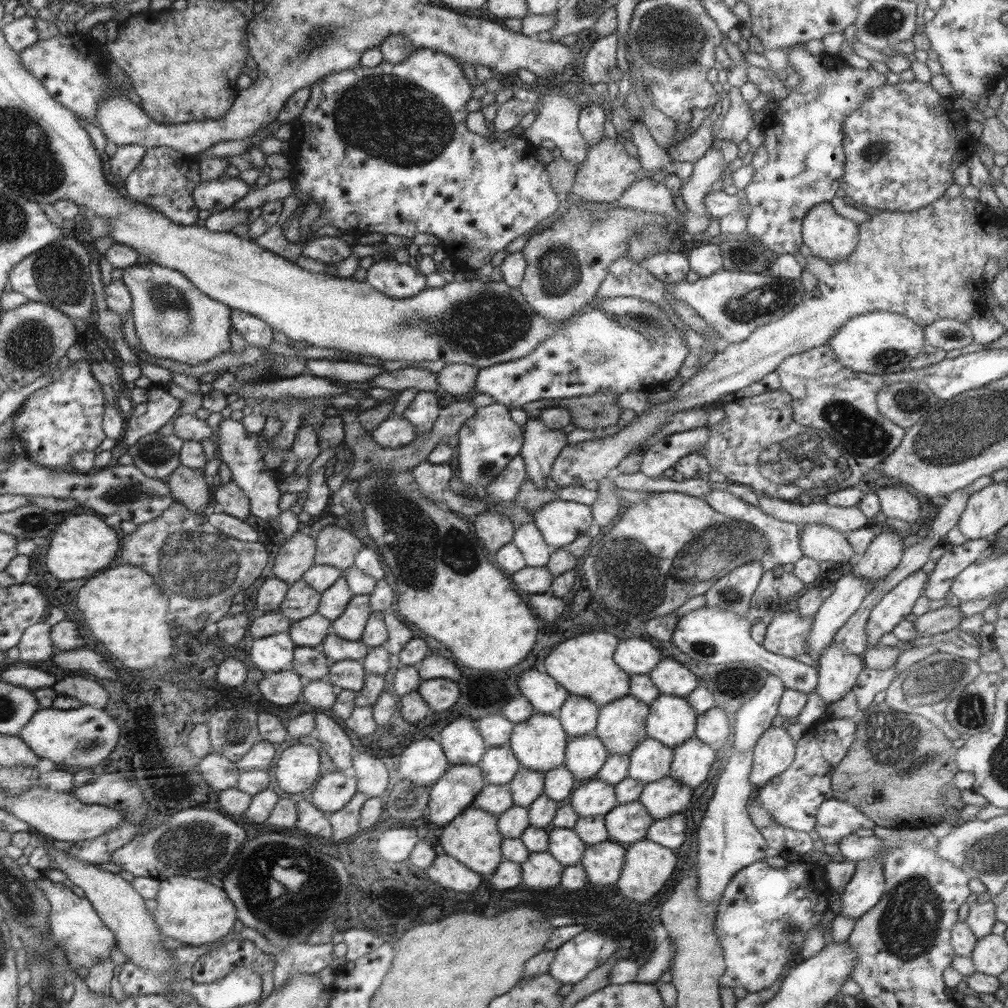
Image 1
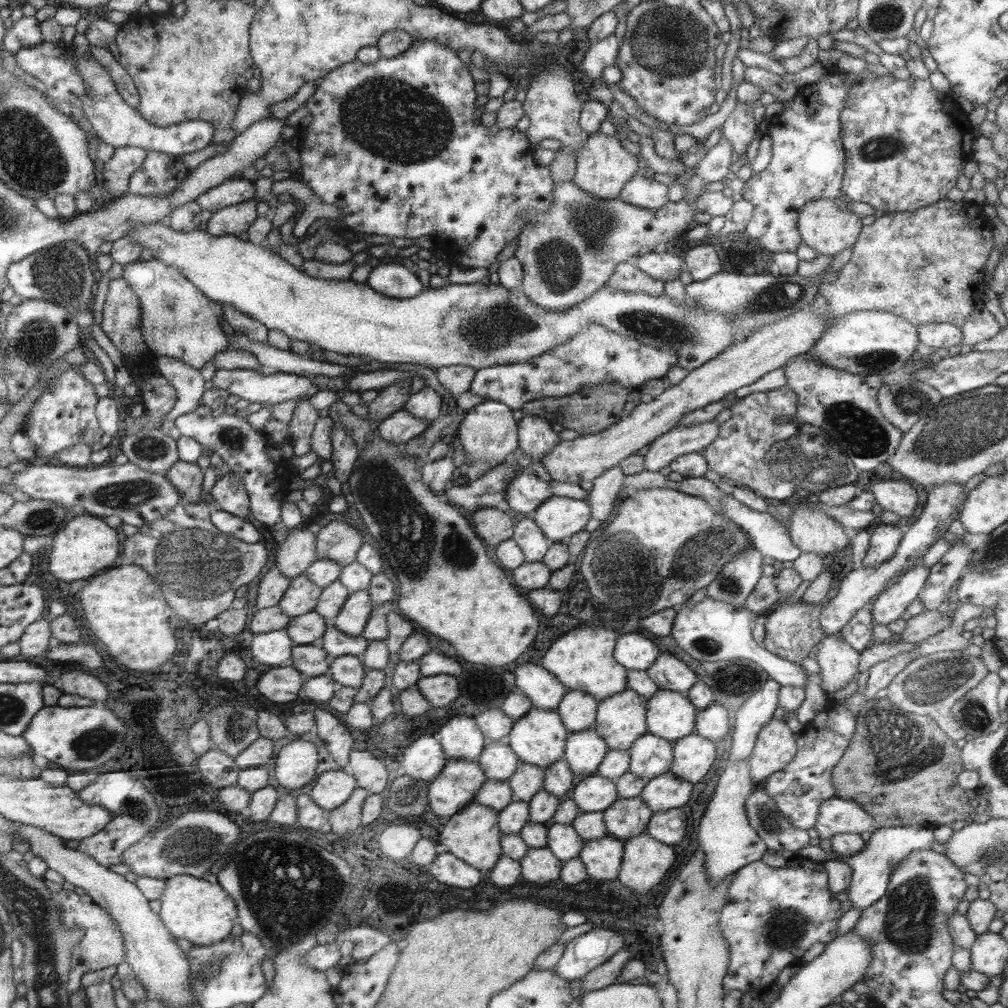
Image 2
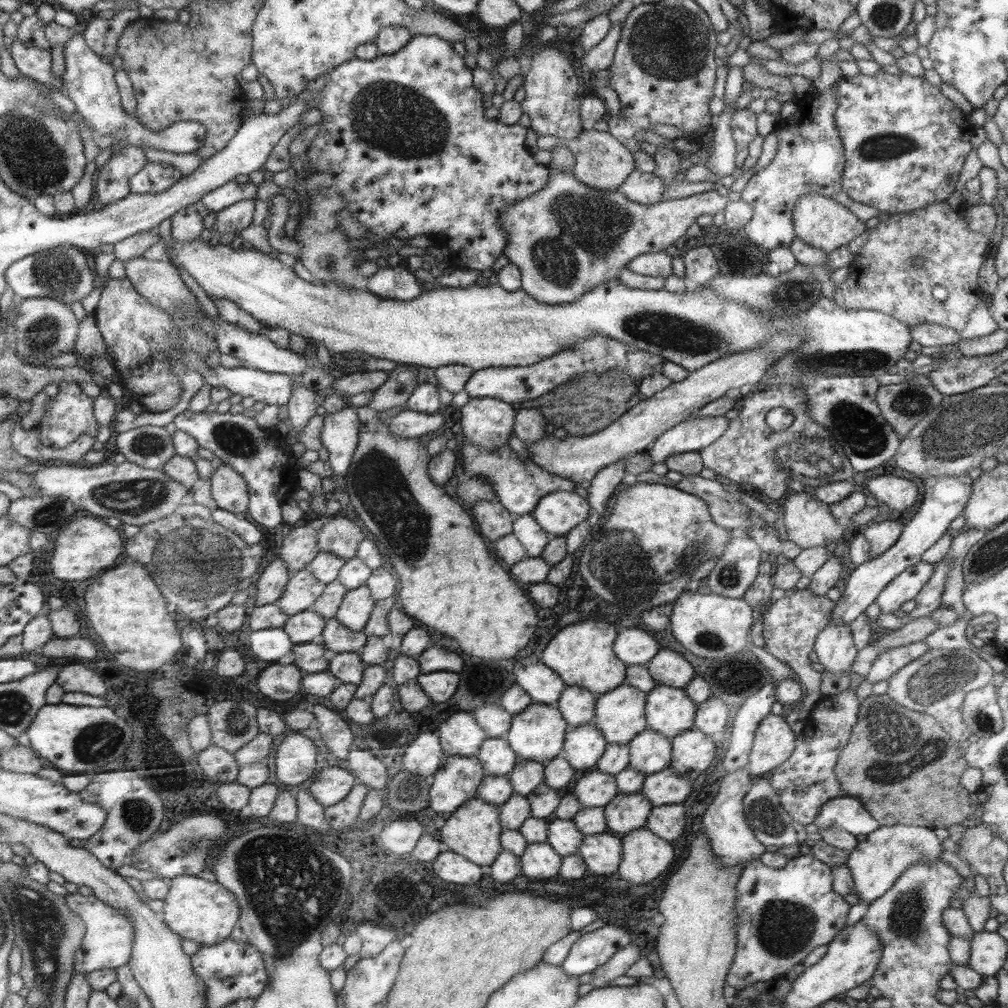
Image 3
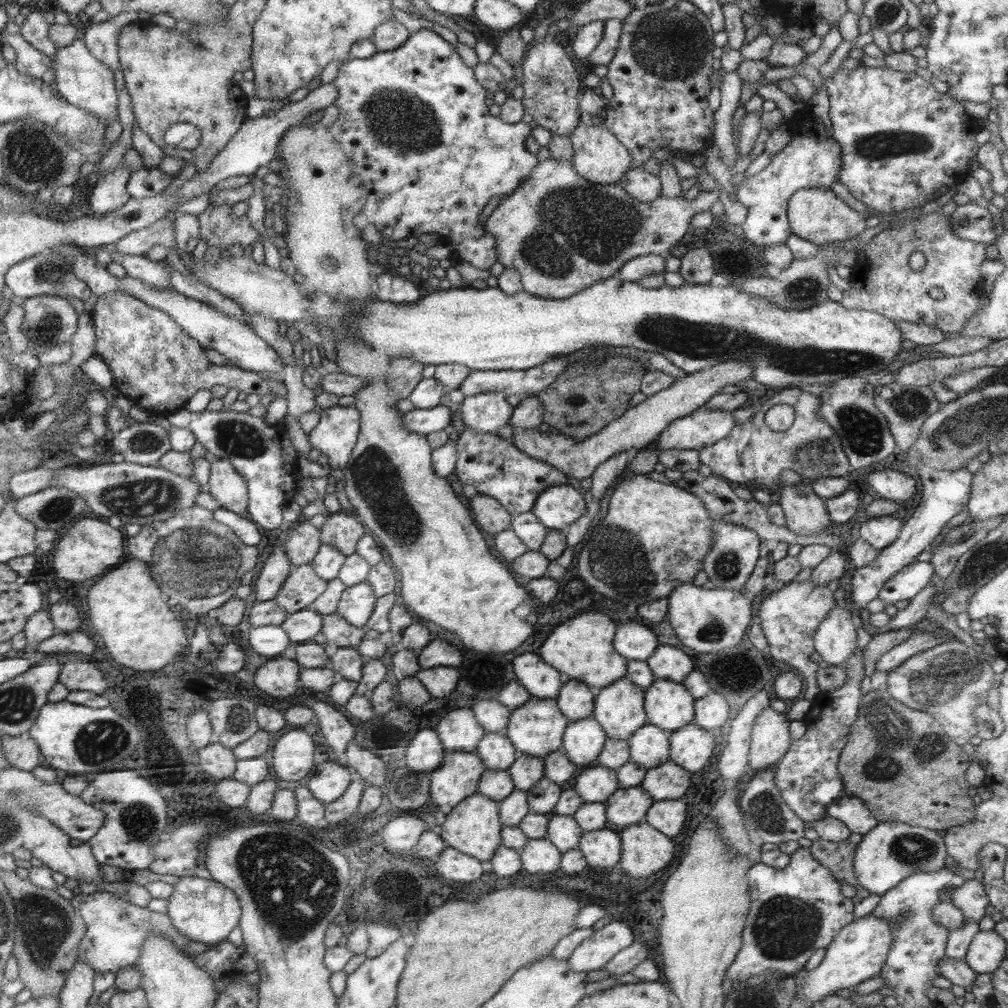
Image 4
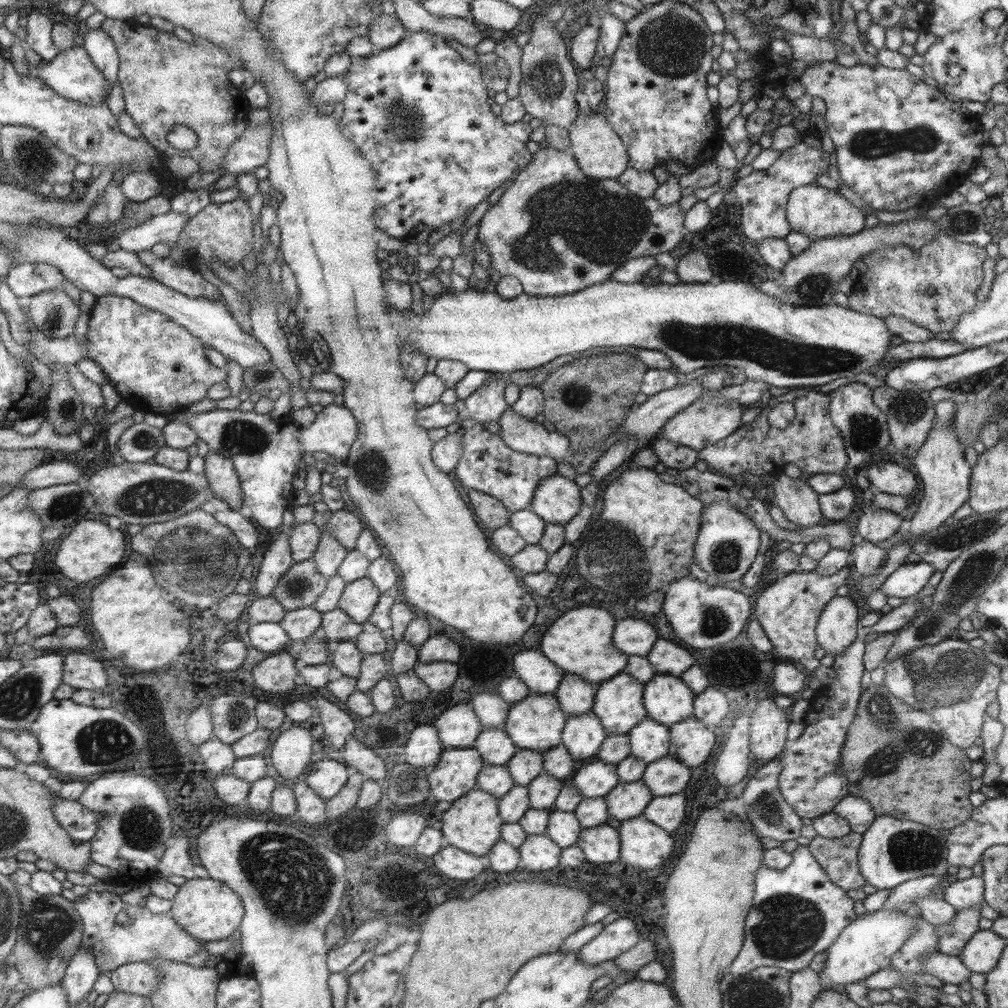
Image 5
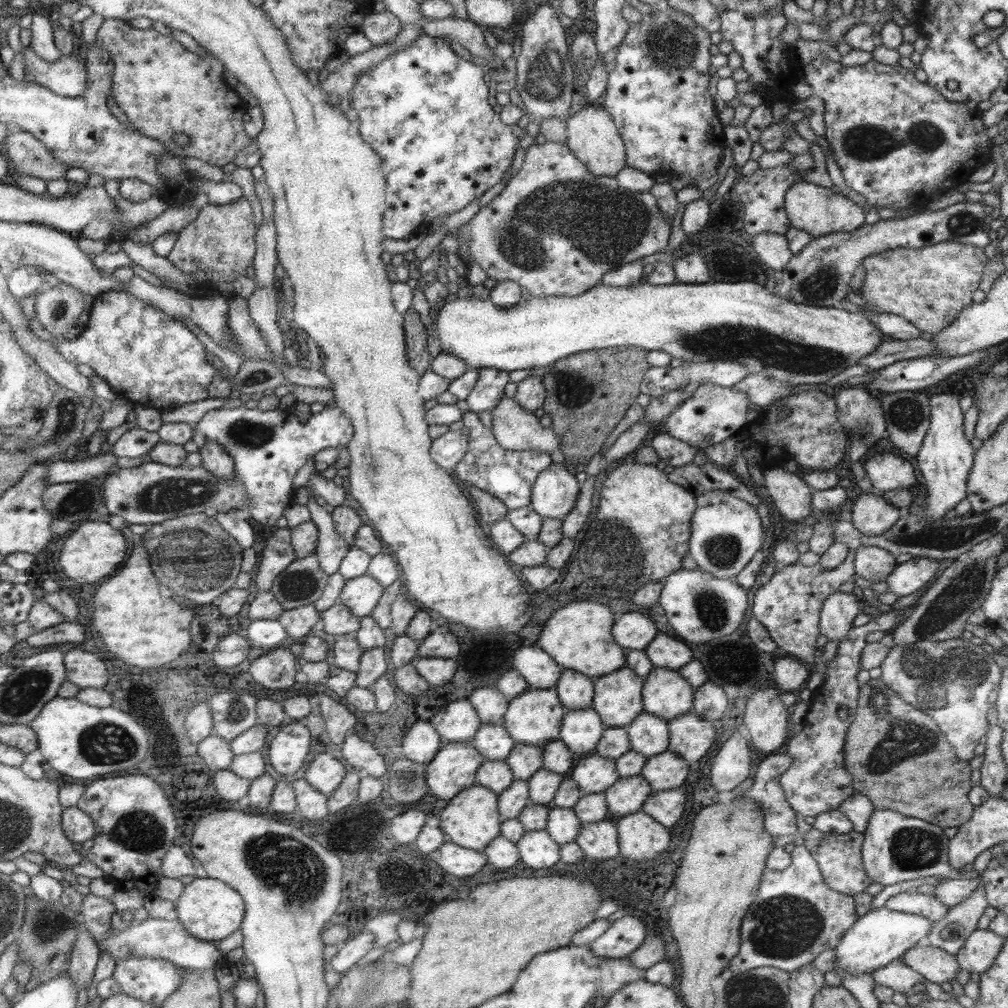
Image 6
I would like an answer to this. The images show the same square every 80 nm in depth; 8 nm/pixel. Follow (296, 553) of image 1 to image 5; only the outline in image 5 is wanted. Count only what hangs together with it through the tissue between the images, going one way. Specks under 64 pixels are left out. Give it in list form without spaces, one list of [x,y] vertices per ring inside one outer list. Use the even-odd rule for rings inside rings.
[[[306,521],[293,525],[288,529],[288,533],[290,551],[294,562],[312,558],[320,535],[320,528],[316,526],[316,522]]]

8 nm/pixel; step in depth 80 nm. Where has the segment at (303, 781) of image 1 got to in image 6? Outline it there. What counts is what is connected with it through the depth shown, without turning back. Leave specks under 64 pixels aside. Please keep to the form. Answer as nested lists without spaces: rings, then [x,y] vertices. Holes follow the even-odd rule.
[[[298,720],[287,724],[275,734],[267,750],[267,760],[281,775],[293,774],[301,768],[309,750],[309,730]]]

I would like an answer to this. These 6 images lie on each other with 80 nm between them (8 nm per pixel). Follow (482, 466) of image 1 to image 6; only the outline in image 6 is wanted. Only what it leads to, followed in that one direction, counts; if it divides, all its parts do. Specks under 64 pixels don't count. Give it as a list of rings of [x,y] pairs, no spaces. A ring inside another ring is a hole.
[[[477,368],[477,382],[469,392],[465,402],[468,411],[479,416],[483,411],[495,410],[499,400],[503,400],[504,386],[509,382],[508,372],[493,368]]]

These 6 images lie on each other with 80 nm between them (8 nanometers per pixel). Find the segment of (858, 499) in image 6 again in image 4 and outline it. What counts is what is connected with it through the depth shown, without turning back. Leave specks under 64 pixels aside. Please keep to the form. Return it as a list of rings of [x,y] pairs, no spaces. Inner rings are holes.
[[[898,515],[866,518],[859,526],[859,536],[874,549],[881,550],[891,544],[902,527]]]

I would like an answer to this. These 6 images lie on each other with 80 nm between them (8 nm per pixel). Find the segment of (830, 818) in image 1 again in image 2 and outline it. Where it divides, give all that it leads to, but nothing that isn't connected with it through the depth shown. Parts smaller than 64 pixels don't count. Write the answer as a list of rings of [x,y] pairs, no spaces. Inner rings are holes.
[[[833,796],[819,807],[813,829],[821,839],[831,840],[833,834],[873,833],[879,826],[855,801]]]

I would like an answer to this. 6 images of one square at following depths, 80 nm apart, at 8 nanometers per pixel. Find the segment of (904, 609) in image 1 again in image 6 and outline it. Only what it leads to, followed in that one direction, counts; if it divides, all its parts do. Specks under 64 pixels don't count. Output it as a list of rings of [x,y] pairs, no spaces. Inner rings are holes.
[[[913,557],[902,563],[896,563],[895,568],[886,583],[889,592],[897,597],[913,594],[923,588],[939,568],[939,561],[927,557]]]

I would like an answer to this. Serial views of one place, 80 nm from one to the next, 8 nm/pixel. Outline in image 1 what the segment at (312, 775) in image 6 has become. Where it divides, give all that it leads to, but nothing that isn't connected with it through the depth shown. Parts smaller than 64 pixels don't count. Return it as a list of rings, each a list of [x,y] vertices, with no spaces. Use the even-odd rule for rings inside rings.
[[[332,770],[321,775],[309,801],[321,812],[330,814],[345,806],[356,792],[355,777],[347,778],[339,770]]]

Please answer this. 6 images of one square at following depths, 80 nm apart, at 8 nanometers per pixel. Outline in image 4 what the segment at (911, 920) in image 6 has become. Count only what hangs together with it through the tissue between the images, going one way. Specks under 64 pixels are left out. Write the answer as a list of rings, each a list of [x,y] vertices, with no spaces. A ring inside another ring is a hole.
[[[869,914],[863,918],[854,918],[851,923],[840,928],[833,940],[826,946],[824,957],[815,970],[807,972],[807,977],[803,979],[799,989],[796,989],[795,997],[801,997],[809,1007],[823,997],[835,994],[835,991],[839,989],[851,990],[863,980],[879,975],[891,943],[892,924],[887,920],[875,918]]]

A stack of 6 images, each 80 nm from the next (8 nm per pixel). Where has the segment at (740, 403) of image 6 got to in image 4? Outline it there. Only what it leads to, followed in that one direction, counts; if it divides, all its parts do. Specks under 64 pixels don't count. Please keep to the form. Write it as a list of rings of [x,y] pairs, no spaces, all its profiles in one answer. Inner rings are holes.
[[[706,403],[683,418],[673,420],[657,439],[659,449],[703,450],[706,446],[721,440],[733,429],[733,412],[707,410]]]

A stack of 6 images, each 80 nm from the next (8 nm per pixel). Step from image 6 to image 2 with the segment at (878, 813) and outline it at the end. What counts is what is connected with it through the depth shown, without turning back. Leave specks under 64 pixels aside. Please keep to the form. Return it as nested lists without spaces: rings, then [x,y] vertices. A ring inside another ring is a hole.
[[[912,825],[896,826],[896,827],[878,827],[871,835],[869,840],[863,846],[863,852],[855,854],[855,856],[843,856],[839,854],[839,858],[831,856],[838,862],[845,862],[852,869],[852,876],[849,887],[845,890],[847,898],[851,904],[851,908],[863,911],[867,906],[871,906],[877,900],[880,900],[887,888],[887,882],[891,877],[891,871],[895,869],[895,865],[899,865],[905,857],[917,850],[931,849],[933,844],[933,830],[917,827]]]

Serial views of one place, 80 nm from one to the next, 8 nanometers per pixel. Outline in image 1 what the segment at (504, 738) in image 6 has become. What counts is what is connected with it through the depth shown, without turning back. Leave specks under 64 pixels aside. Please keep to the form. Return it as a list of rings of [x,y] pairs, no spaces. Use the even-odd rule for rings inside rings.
[[[507,746],[486,747],[478,767],[483,773],[484,784],[504,785],[515,776],[520,764]]]

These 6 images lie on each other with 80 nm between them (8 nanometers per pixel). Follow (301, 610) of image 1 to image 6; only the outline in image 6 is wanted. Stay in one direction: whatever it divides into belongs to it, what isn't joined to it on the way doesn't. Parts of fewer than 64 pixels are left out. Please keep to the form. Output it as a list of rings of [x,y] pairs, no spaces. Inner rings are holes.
[[[315,552],[293,559],[273,580],[270,591],[284,608],[297,608],[317,600],[327,584],[328,574],[318,565]]]

